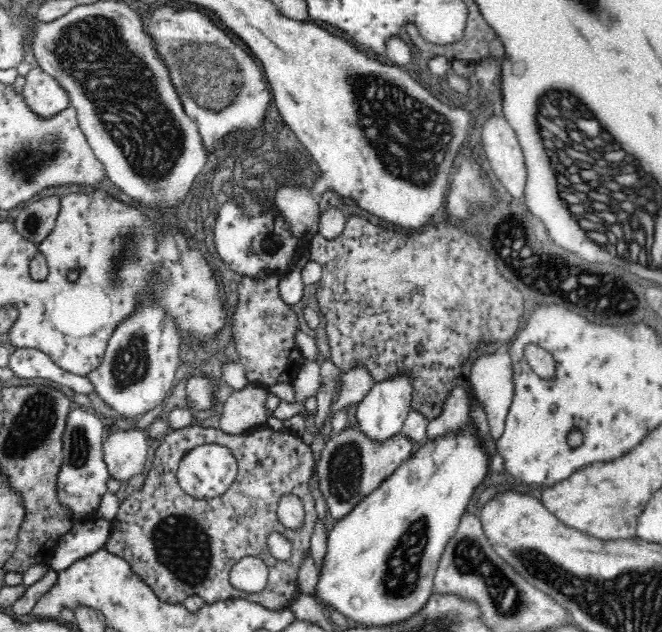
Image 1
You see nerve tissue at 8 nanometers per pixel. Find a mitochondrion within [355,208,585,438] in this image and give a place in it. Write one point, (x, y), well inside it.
(514, 246)

